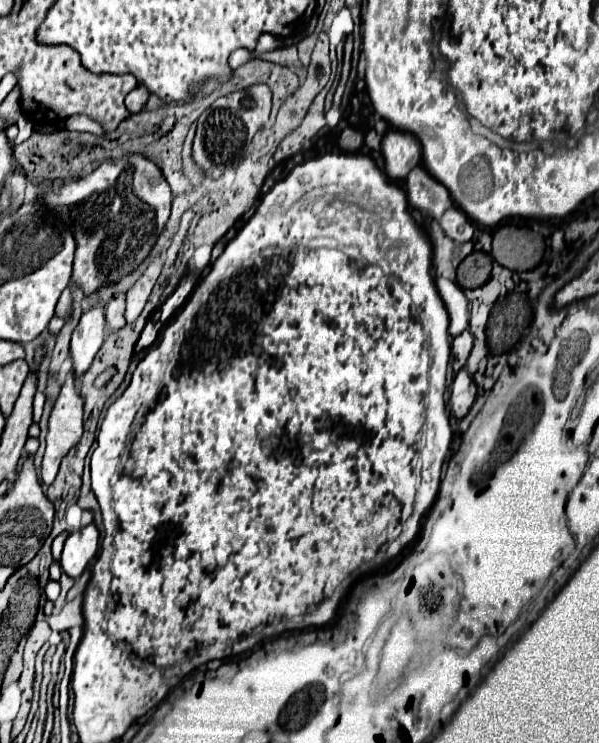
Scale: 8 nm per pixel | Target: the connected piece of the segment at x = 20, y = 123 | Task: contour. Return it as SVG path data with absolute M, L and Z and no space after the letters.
M22 114L19 117L17 121L17 126L18 126L19 132L18 132L17 137L13 141L13 148L16 145L27 140L31 136L34 129L34 123L32 119L27 117L25 114Z

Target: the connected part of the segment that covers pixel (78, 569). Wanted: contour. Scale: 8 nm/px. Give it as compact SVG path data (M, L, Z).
M89 524L65 540L65 548L61 554L61 566L63 572L71 578L79 578L81 572L87 568L91 558L97 554L97 544L99 544L99 532L95 524Z

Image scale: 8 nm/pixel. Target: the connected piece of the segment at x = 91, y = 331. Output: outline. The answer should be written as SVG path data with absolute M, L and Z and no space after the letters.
M97 304L95 308L91 308L81 316L71 338L71 362L77 386L81 382L81 376L93 364L93 358L103 344L103 336L105 336L105 310L103 304Z

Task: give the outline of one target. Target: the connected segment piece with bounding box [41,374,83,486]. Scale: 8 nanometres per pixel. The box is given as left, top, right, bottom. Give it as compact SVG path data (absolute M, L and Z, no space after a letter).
M69 374L49 416L47 448L41 470L41 478L47 486L55 480L61 458L69 452L71 446L77 444L81 434L83 434L83 400L75 392L73 376Z

